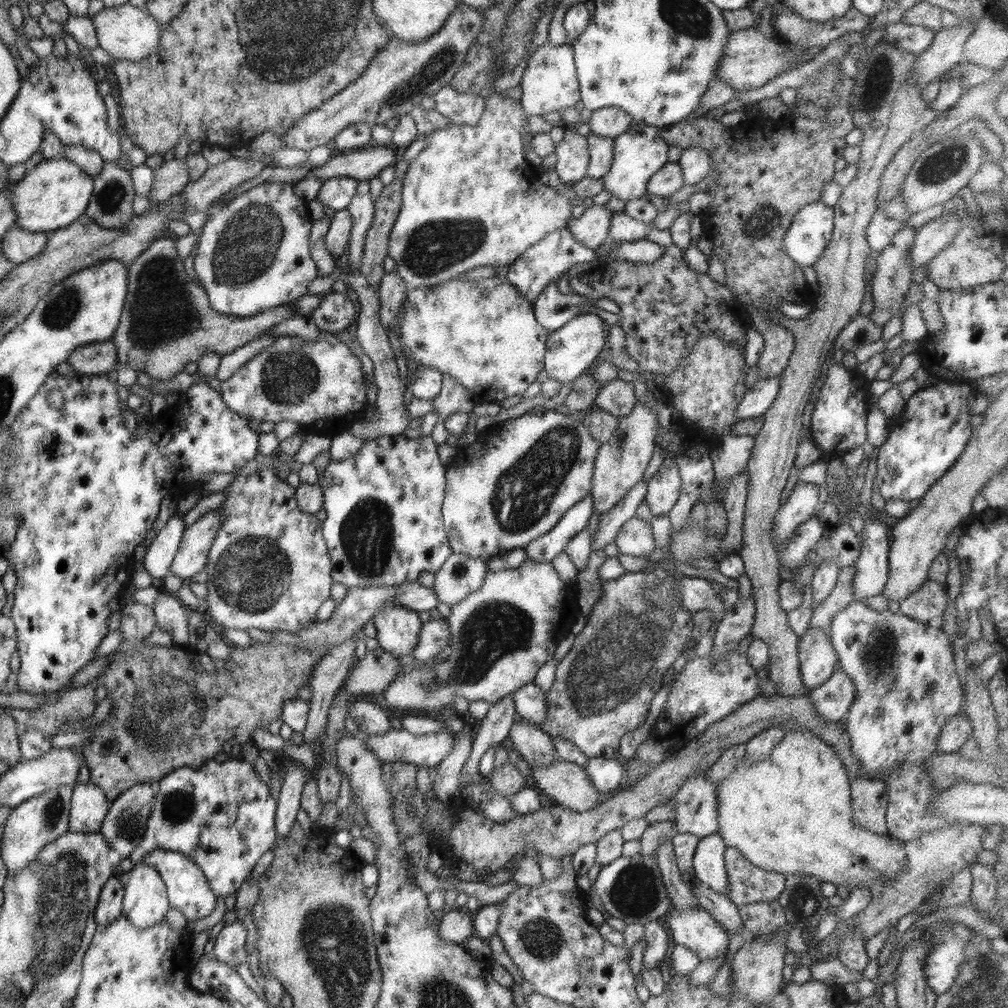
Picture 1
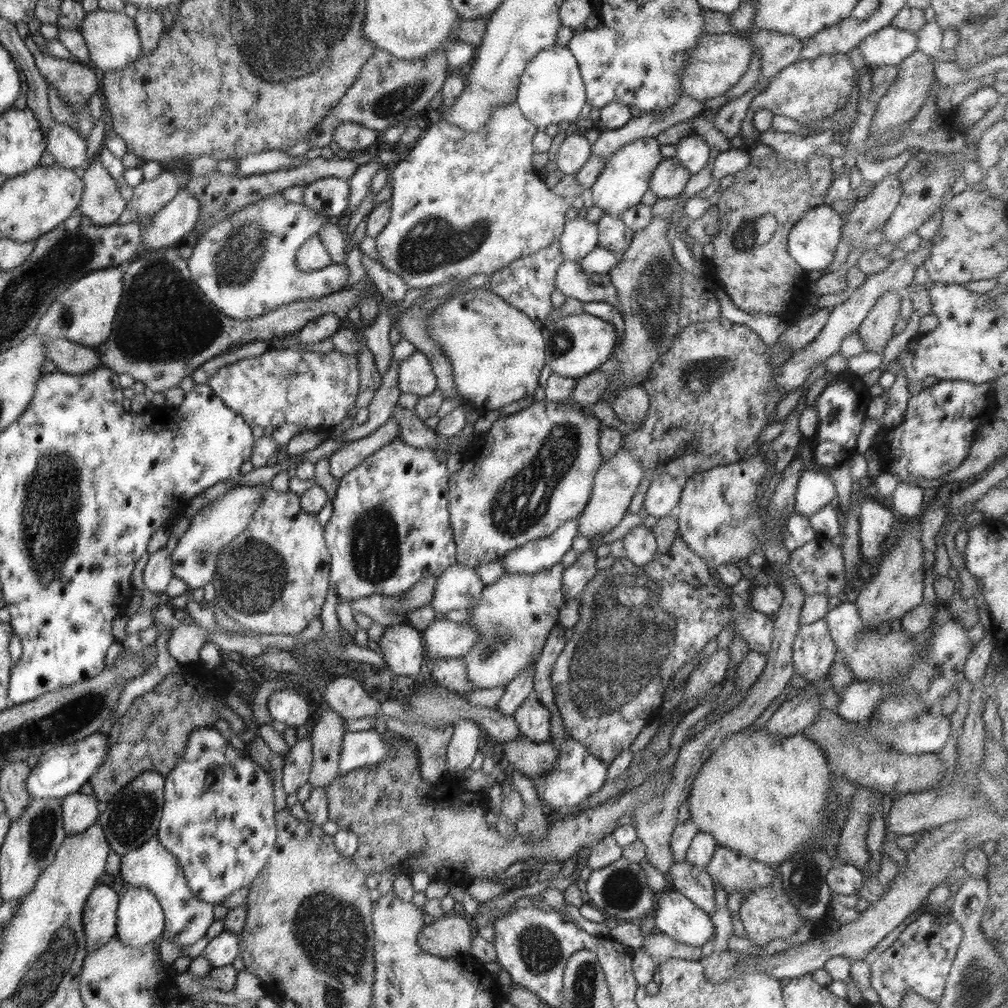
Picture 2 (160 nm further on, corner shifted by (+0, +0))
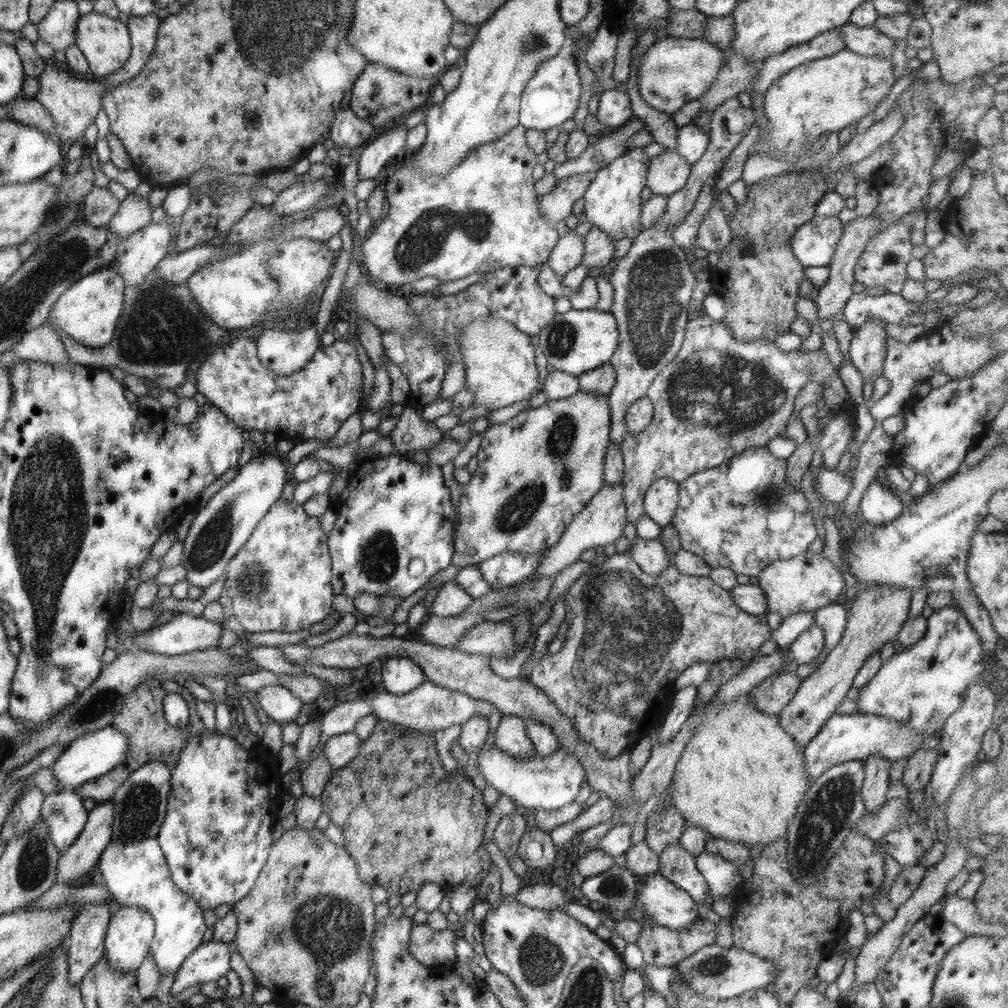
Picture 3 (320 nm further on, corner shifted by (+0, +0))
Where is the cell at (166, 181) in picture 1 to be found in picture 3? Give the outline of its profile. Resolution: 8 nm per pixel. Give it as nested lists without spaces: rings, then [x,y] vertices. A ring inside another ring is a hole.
[[[131,192],[121,201],[116,214],[110,219],[107,228],[112,233],[119,234],[122,238],[128,238],[151,223],[151,216],[154,209],[148,204],[148,197],[136,197]]]

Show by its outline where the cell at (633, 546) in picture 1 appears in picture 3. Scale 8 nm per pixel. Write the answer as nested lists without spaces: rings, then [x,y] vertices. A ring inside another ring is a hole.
[[[638,536],[631,548],[634,562],[647,574],[658,576],[671,564],[669,559],[672,554],[668,554],[658,539],[644,540]]]

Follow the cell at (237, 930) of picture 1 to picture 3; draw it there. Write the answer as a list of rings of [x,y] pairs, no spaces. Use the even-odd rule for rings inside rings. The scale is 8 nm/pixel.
[[[211,940],[202,943],[175,972],[175,980],[170,991],[175,996],[188,986],[218,980],[231,970],[228,942]]]

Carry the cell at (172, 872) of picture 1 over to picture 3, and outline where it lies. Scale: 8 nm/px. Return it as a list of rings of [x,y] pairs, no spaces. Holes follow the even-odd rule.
[[[156,837],[141,841],[117,843],[112,840],[100,857],[99,871],[108,890],[121,905],[143,908],[155,919],[155,936],[151,955],[162,976],[175,974],[188,956],[201,944],[206,932],[204,908],[171,879],[170,866]]]

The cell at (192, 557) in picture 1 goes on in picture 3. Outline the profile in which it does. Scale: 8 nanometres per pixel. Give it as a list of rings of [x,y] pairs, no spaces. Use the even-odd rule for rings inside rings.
[[[256,453],[249,462],[239,468],[236,477],[211,497],[204,509],[197,512],[186,540],[183,542],[181,565],[187,570],[185,579],[189,584],[205,589],[225,574],[227,565],[248,542],[256,525],[266,516],[272,505],[281,499],[284,485],[291,479],[289,468],[290,466],[281,455]]]

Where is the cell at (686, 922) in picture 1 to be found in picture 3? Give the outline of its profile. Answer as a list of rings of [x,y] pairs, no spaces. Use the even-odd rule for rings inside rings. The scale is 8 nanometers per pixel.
[[[659,872],[648,875],[637,892],[637,900],[652,923],[672,930],[691,926],[700,917],[697,902]]]

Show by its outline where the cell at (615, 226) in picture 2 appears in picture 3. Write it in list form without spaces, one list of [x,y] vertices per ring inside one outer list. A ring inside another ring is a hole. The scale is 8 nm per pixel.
[[[594,226],[586,234],[585,238],[582,265],[586,265],[588,269],[602,268],[614,260],[614,251],[616,250],[617,242],[612,241],[612,238],[606,236],[606,233]]]

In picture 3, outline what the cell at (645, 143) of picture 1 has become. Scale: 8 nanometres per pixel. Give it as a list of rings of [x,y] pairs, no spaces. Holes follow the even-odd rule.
[[[644,147],[628,149],[620,158],[615,158],[608,166],[601,168],[594,174],[592,182],[582,198],[584,213],[581,219],[586,219],[592,226],[596,226],[612,241],[619,242],[622,238],[638,237],[644,229],[642,219],[642,198],[640,192],[646,186],[648,157]]]

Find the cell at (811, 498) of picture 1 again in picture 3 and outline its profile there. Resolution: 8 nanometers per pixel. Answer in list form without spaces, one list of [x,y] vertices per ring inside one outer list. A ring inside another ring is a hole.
[[[821,467],[815,477],[815,490],[820,498],[840,504],[853,489],[852,476]]]

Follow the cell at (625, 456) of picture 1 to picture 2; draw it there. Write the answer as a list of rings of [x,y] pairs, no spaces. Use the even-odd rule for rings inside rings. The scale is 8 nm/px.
[[[621,445],[621,449],[608,460],[603,460],[594,479],[592,494],[590,500],[584,508],[584,512],[580,514],[578,520],[578,534],[584,538],[592,538],[601,532],[610,532],[615,526],[621,522],[628,506],[632,502],[632,496],[638,492],[640,480],[644,478],[644,468],[641,467],[639,460],[631,451],[631,448],[626,448]]]

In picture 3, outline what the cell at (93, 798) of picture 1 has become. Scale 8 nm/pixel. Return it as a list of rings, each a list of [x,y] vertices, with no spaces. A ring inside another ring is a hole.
[[[75,791],[54,792],[46,795],[41,806],[41,818],[49,826],[59,855],[74,844],[83,832],[90,813]]]

